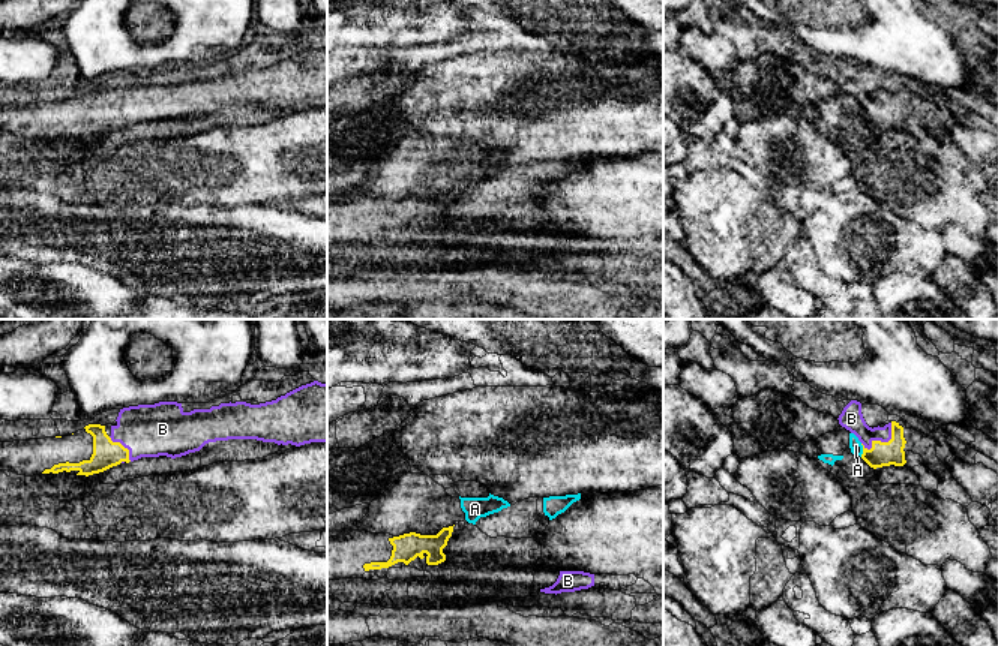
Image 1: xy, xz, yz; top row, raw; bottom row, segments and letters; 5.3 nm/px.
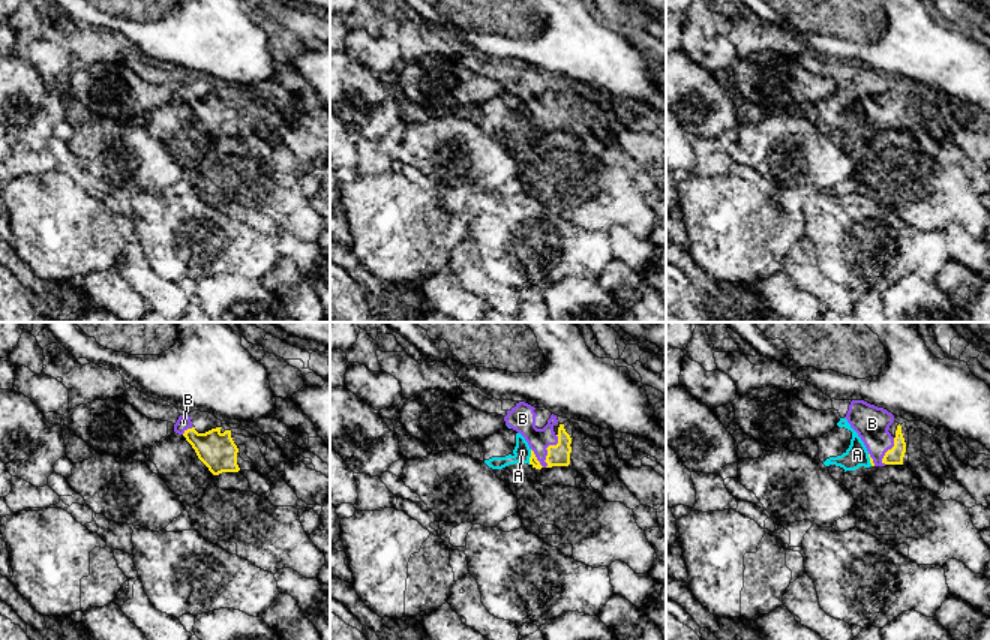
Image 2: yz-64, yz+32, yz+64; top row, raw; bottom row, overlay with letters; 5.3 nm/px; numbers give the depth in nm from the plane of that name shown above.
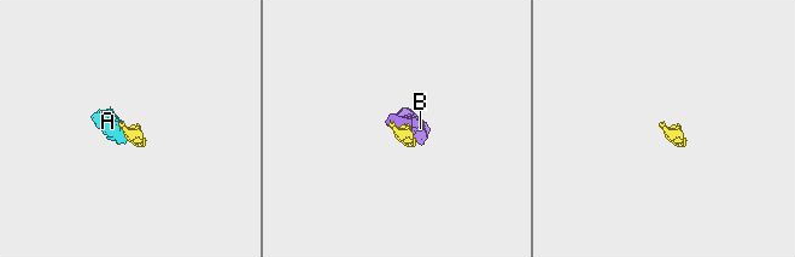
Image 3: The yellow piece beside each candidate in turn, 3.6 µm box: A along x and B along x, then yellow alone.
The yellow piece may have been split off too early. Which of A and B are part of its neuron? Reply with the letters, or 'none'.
B

